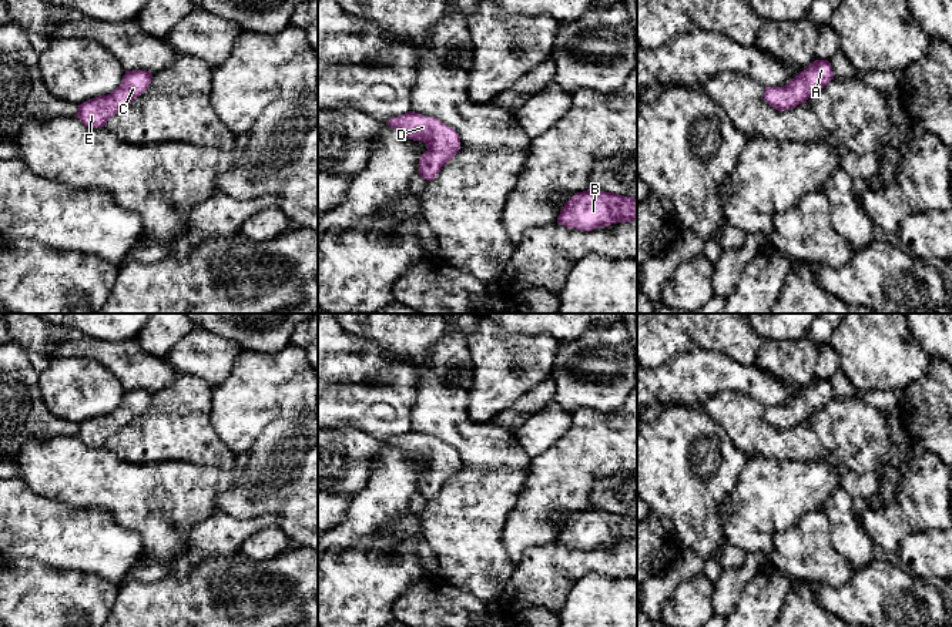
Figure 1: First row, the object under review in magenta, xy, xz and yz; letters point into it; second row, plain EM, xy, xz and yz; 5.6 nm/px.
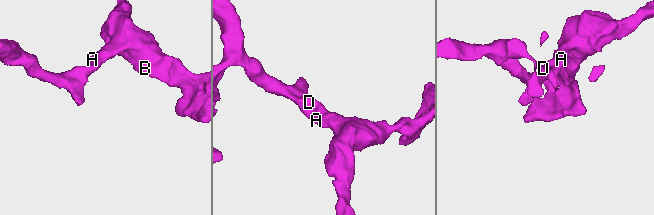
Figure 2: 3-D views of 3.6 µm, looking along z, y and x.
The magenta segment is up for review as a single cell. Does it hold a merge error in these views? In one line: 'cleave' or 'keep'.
keep

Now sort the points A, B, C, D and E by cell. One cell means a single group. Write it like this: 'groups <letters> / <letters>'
groups A B C D E

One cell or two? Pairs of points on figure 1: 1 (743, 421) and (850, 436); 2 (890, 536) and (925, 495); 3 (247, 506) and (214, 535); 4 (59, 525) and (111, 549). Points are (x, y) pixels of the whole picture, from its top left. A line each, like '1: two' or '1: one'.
1: one
2: one
3: two
4: one

